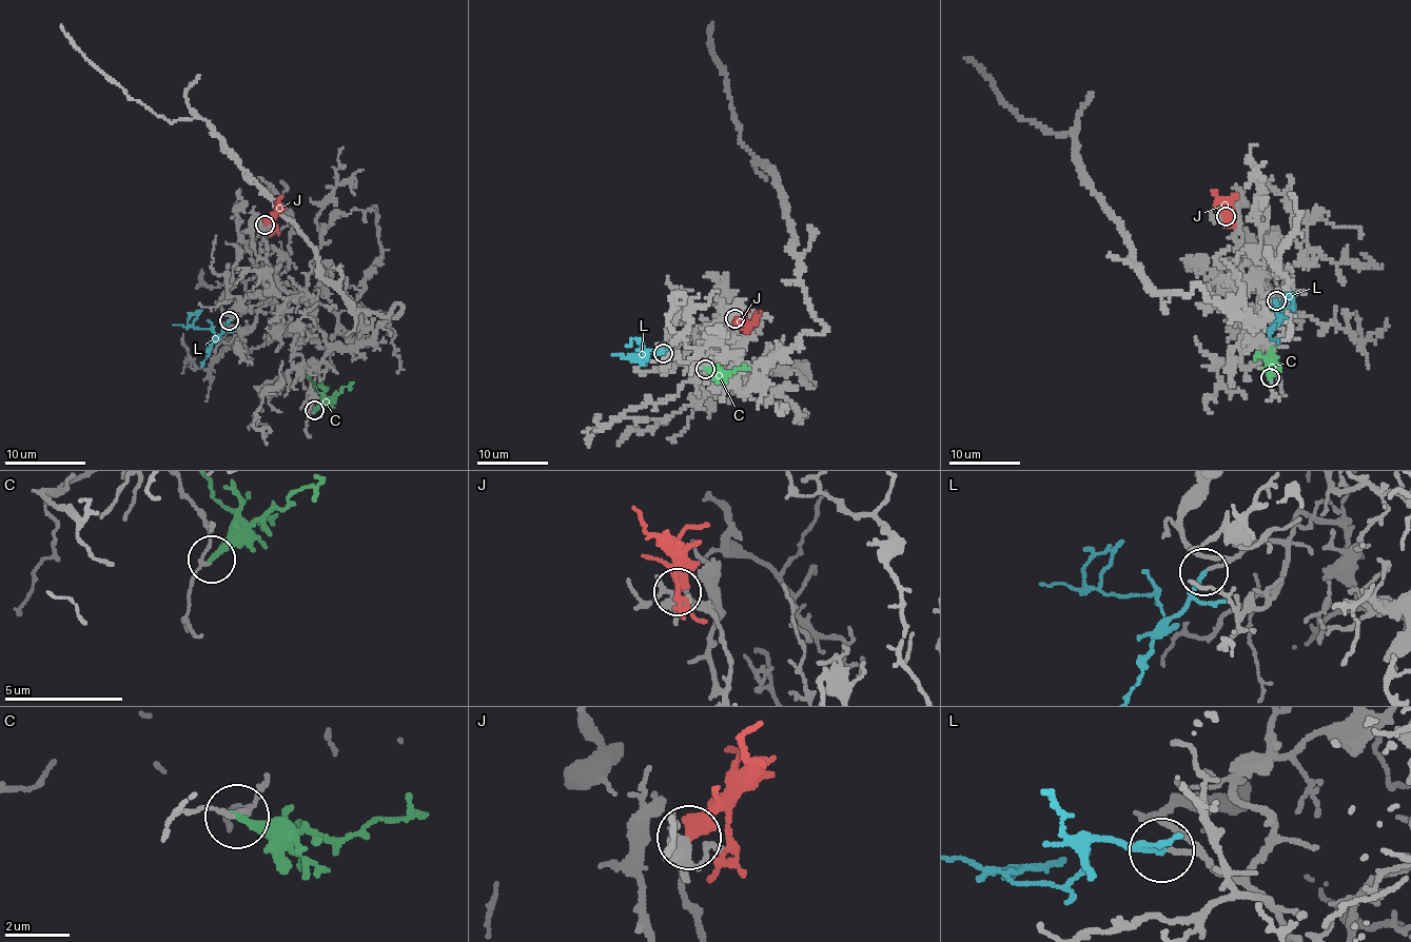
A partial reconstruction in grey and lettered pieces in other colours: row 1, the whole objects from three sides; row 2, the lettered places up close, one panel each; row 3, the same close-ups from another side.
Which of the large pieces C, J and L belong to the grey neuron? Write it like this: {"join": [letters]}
{"join": ["L"]}

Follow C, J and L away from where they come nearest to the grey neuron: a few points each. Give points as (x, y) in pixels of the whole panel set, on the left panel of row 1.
C: (314, 411), (336, 393), (349, 386), (350, 390)
J: (263, 224), (278, 210), (282, 195)
L: (229, 320), (227, 328), (216, 336), (211, 329), (196, 329), (188, 322), (189, 313)

